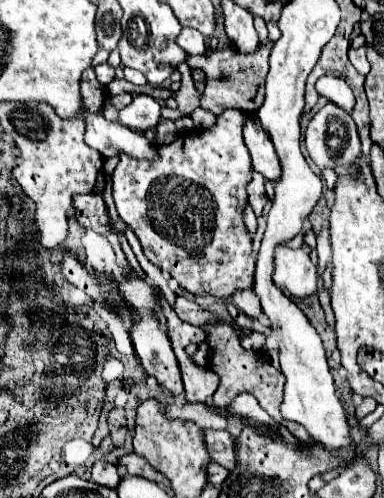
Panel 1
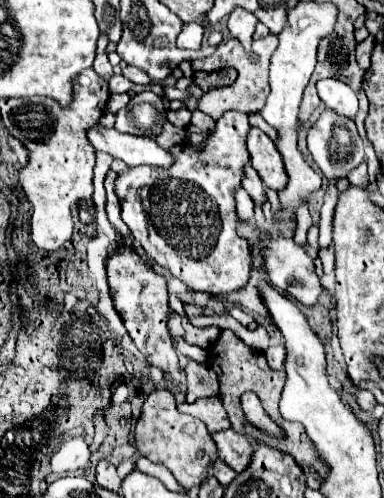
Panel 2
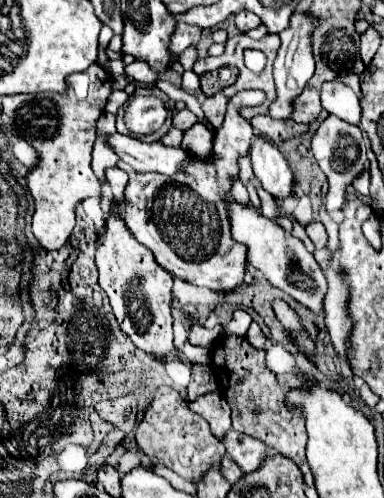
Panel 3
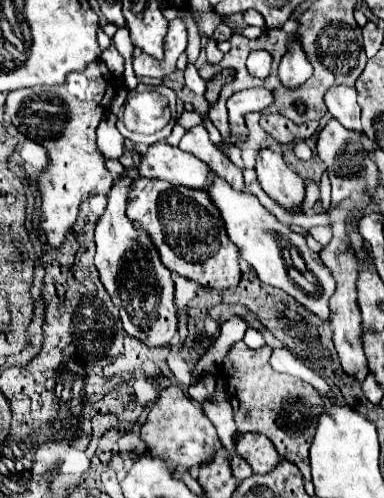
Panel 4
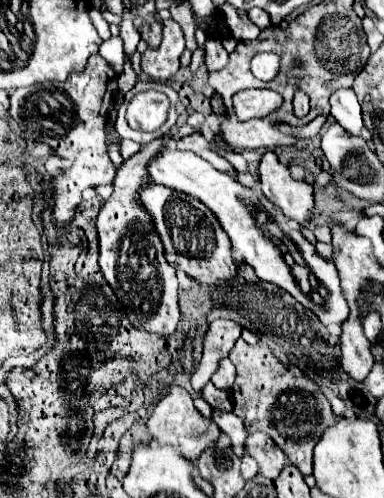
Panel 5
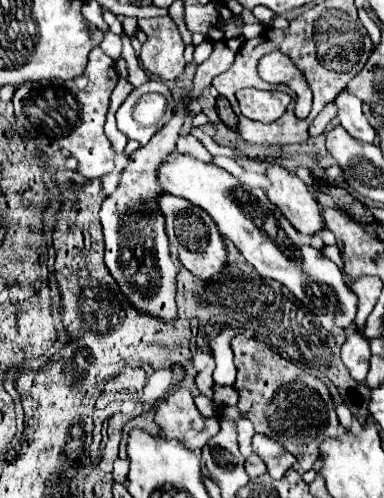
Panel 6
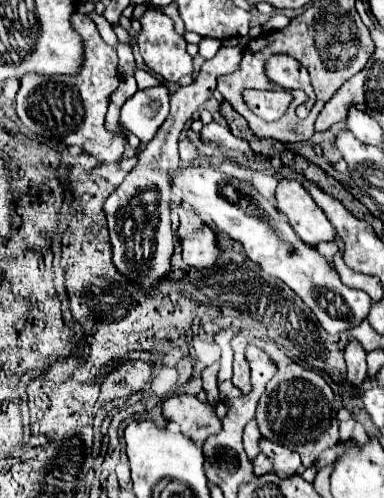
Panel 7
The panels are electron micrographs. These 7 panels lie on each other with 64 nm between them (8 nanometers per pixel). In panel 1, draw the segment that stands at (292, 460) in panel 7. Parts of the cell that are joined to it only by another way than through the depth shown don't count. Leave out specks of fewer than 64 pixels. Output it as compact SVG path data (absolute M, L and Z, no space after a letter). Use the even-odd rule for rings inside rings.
M204 430L210 458L228 470L236 468L236 438L228 430Z

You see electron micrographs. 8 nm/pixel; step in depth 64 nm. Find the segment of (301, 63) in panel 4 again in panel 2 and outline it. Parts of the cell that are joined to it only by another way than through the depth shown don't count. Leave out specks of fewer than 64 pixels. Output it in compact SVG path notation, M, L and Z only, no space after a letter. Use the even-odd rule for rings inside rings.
M298 2L292 10L288 10L288 26L278 34L280 44L278 50L274 52L270 60L270 96L266 100L266 106L262 108L262 118L278 130L278 150L284 158L286 170L288 170L288 186L278 194L282 202L282 212L278 212L276 224L272 226L272 232L280 234L292 234L296 228L296 216L294 210L298 204L308 202L308 194L316 192L322 186L322 176L316 174L302 158L298 146L296 146L296 136L298 136L298 106L302 100L302 92L314 72L316 66L316 48L320 38L328 36L334 28L336 22L336 6L332 4L316 4L316 2Z

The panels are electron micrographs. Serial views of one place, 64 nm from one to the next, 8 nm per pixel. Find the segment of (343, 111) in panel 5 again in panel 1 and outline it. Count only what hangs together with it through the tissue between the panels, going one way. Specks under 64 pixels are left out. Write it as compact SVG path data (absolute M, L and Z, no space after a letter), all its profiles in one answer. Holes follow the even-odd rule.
M322 76L322 78L316 82L316 90L318 90L318 94L324 96L328 102L344 108L346 112L352 112L352 110L354 110L356 98L354 98L354 94L352 94L352 88L350 88L342 78Z

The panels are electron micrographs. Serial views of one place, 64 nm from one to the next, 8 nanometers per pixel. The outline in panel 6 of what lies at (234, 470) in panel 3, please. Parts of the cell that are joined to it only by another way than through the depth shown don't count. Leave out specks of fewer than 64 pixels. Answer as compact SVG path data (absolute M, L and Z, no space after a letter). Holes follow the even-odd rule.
M252 454L252 456L246 460L246 472L248 472L250 478L256 478L256 476L260 476L260 474L266 472L266 464L262 464L262 462L258 460L258 456Z

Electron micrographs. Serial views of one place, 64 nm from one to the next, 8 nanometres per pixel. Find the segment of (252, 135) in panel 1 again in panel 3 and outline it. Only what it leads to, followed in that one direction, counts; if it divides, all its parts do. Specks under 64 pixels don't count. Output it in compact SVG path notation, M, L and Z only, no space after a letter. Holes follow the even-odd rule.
M256 136L250 144L250 158L254 174L268 194L274 198L288 198L294 194L294 174L274 142Z

